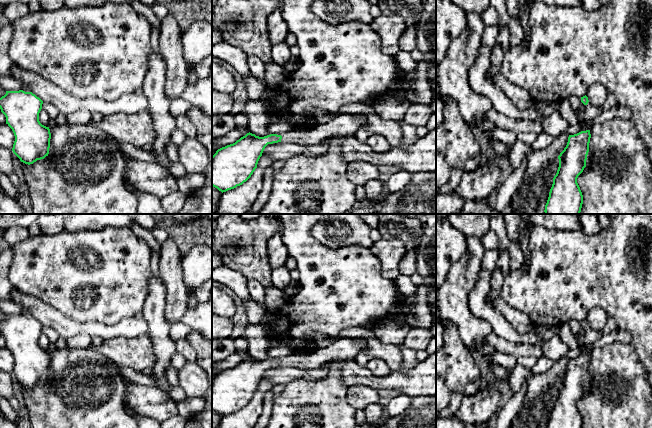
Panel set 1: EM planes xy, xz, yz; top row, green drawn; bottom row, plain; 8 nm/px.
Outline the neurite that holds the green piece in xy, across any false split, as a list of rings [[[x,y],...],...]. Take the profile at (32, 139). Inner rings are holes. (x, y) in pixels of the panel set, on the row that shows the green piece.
[[[6,91],[0,98],[0,109],[6,117],[6,124],[12,129],[15,141],[12,151],[25,164],[33,164],[49,154],[51,133],[49,127],[39,121],[43,101],[32,92]]]

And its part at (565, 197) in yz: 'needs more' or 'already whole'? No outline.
already whole

